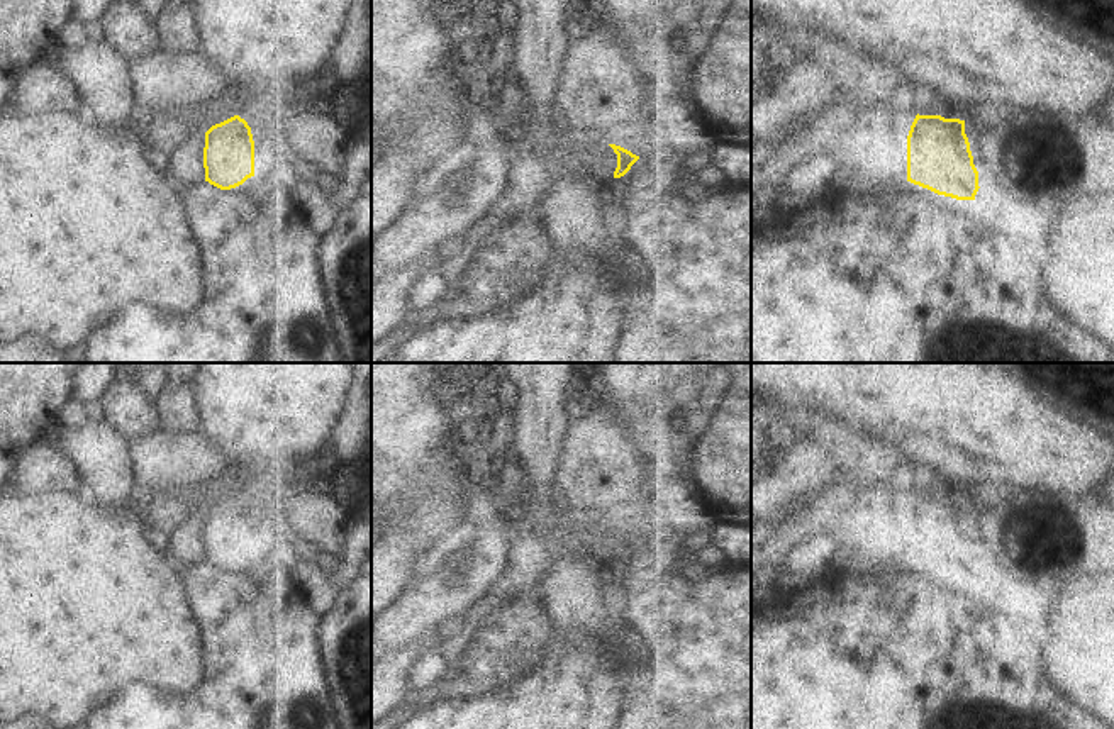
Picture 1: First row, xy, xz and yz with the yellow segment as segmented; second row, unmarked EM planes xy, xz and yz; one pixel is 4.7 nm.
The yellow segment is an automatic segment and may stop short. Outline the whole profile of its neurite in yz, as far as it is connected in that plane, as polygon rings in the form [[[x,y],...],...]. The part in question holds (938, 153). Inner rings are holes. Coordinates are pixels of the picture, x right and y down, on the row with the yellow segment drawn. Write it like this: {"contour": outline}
{"contour": [[[861,61],[848,78],[838,80],[834,95],[810,98],[751,125],[751,212],[770,195],[817,176],[848,180],[875,192],[897,190],[911,181],[956,200],[975,200],[980,188],[965,120],[919,115],[917,109],[905,105],[875,109],[870,103],[870,71]]]}

